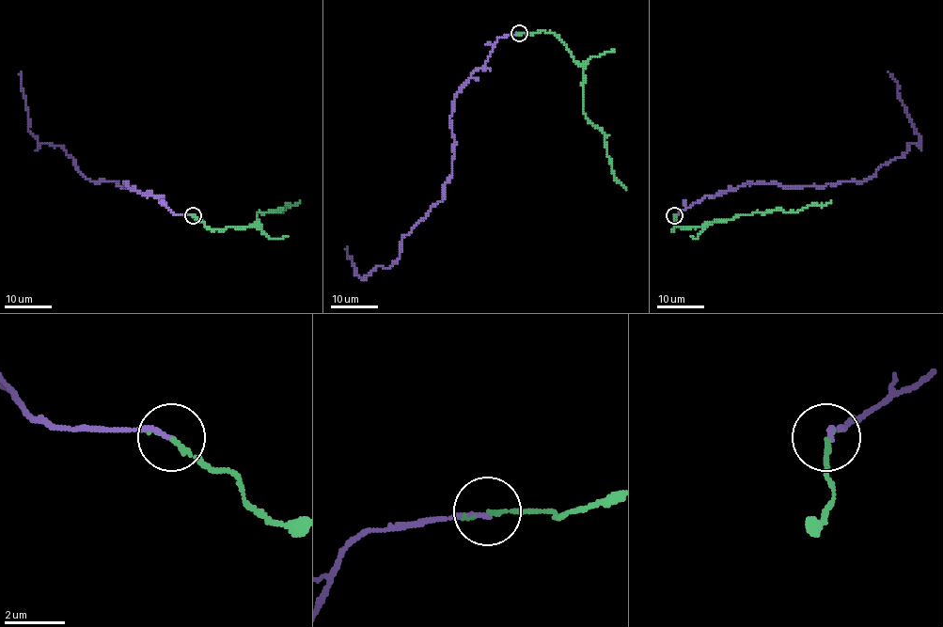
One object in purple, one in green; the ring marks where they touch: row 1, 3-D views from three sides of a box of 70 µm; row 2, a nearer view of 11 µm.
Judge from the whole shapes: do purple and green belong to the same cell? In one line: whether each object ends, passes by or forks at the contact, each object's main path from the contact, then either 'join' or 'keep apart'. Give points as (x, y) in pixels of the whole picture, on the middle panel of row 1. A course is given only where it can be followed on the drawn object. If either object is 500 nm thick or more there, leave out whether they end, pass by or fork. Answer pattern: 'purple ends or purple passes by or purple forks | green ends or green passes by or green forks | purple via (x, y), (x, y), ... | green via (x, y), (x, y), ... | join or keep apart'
purple ends | green ends | purple via (519, 34), (496, 40), (454, 100), (454, 159), (444, 197), (401, 239), (397, 260), (362, 279), (347, 247) | green via (519, 33), (555, 34), (583, 68), (582, 110), (585, 117), (604, 133), (613, 176), (626, 190) | join

